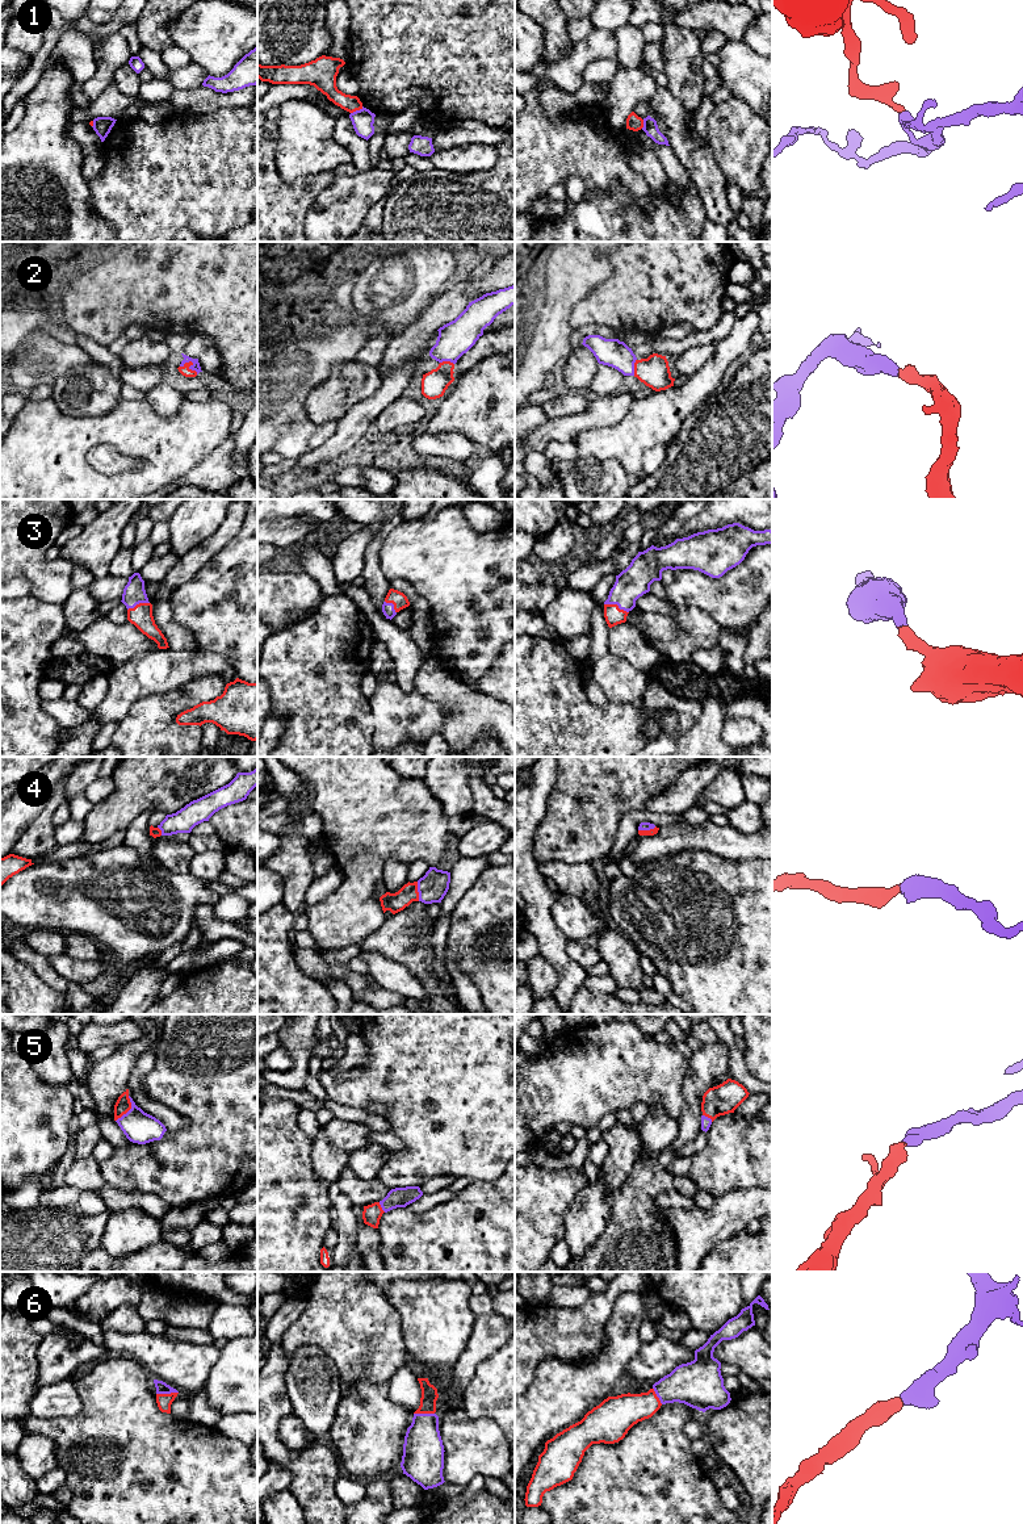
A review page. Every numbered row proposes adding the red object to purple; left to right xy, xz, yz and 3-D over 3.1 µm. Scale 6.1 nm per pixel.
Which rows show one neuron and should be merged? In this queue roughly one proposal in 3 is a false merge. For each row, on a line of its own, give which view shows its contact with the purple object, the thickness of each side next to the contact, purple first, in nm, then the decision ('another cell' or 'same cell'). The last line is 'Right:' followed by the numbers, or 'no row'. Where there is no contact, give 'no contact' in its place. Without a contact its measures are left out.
1: contact in xz; calibres 140 and 120 nm; another cell
2: contact in xy; calibres 50 and 60 nm; same cell
3: contact in yz; calibres 190 and 110 nm; same cell
4: contact in xz; calibres 180 and 120 nm; same cell
5: contact in xy; calibres 190 and 90 nm; same cell
6: contact in xy; calibres 80 and 90 nm; same cell
Right: 2, 3, 4, 5, 6

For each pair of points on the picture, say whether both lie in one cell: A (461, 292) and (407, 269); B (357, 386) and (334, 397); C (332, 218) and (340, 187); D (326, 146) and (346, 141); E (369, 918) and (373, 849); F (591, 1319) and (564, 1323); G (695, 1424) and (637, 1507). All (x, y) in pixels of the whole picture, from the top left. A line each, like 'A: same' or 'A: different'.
A: different
B: same
C: same
D: different
E: same
F: same
G: different

